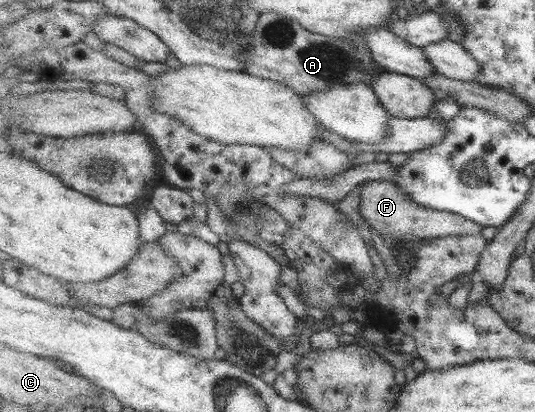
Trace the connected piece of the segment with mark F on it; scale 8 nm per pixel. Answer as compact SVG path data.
M374 180L365 182L359 193L359 213L372 227L391 239L392 237L415 237L415 239L443 238L457 235L477 235L482 233L483 226L466 216L436 211L432 207L422 207L409 198L393 181Z

